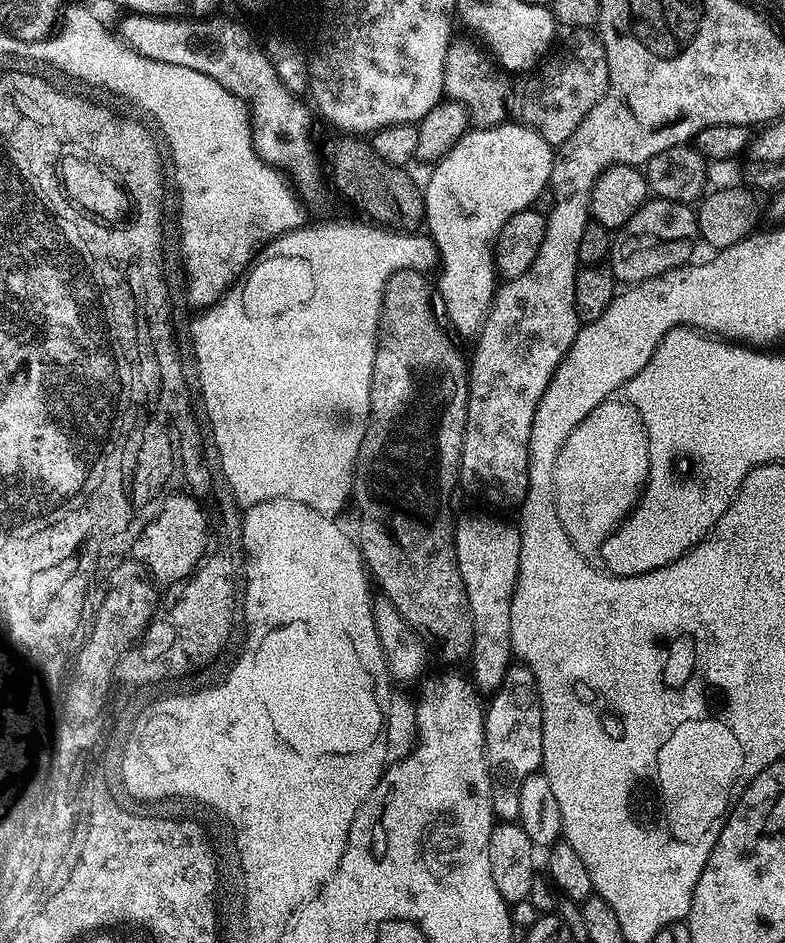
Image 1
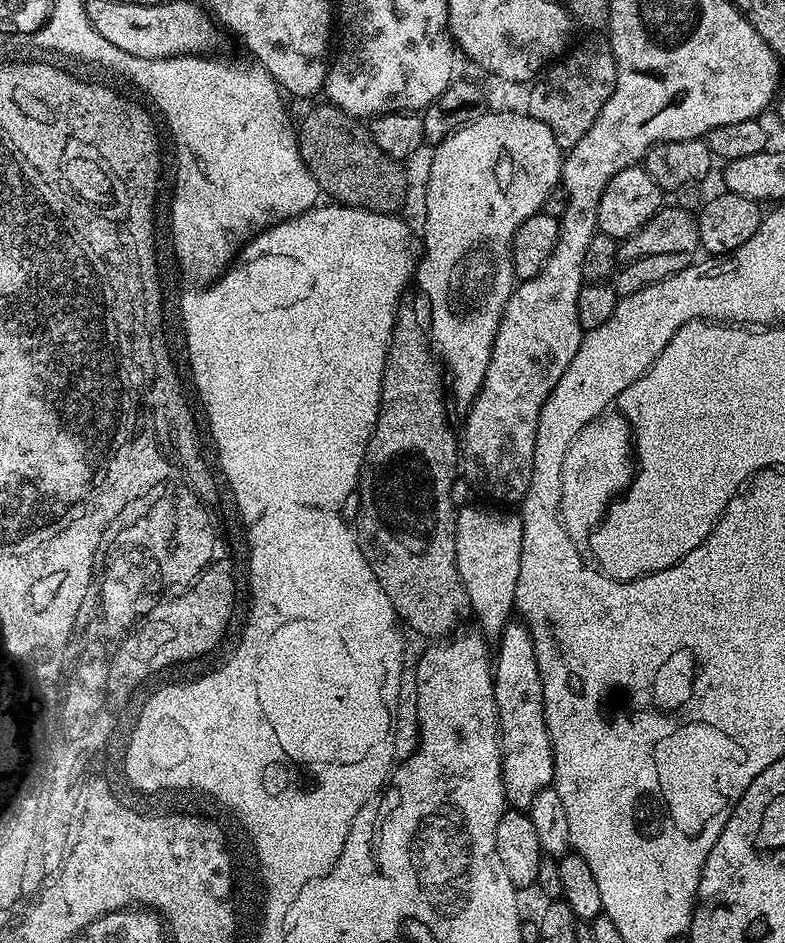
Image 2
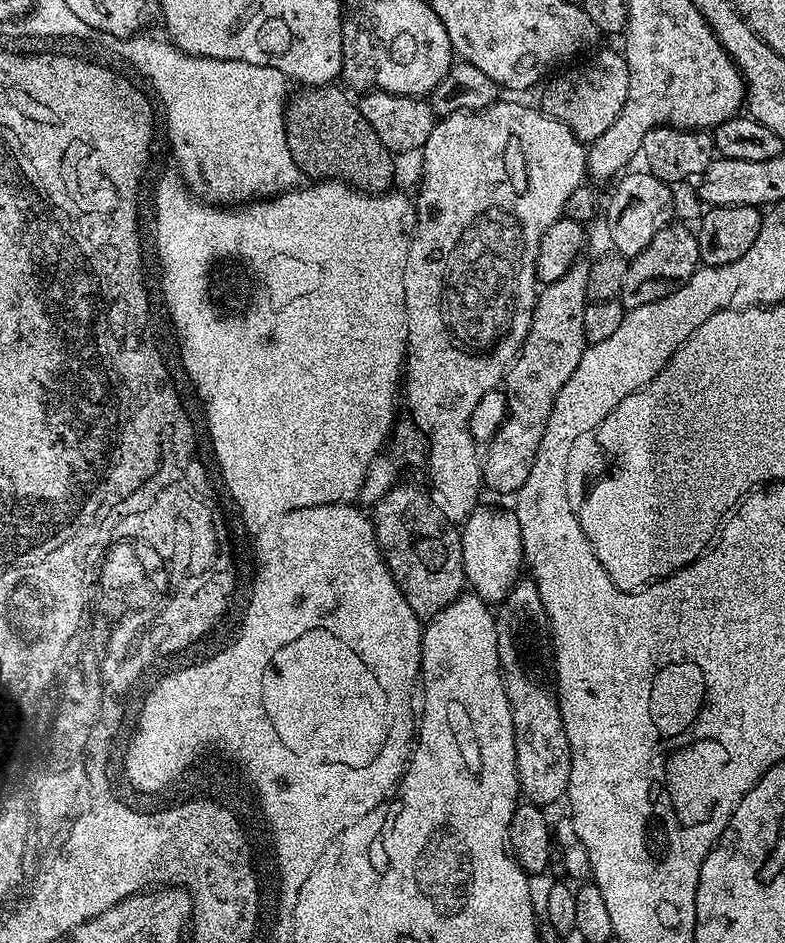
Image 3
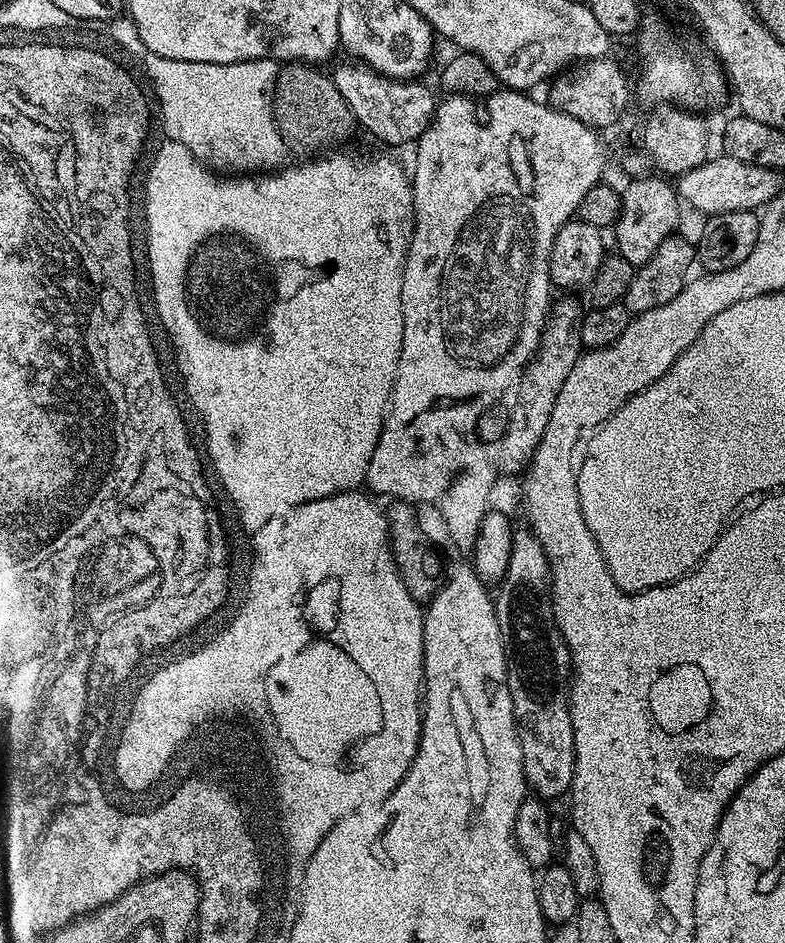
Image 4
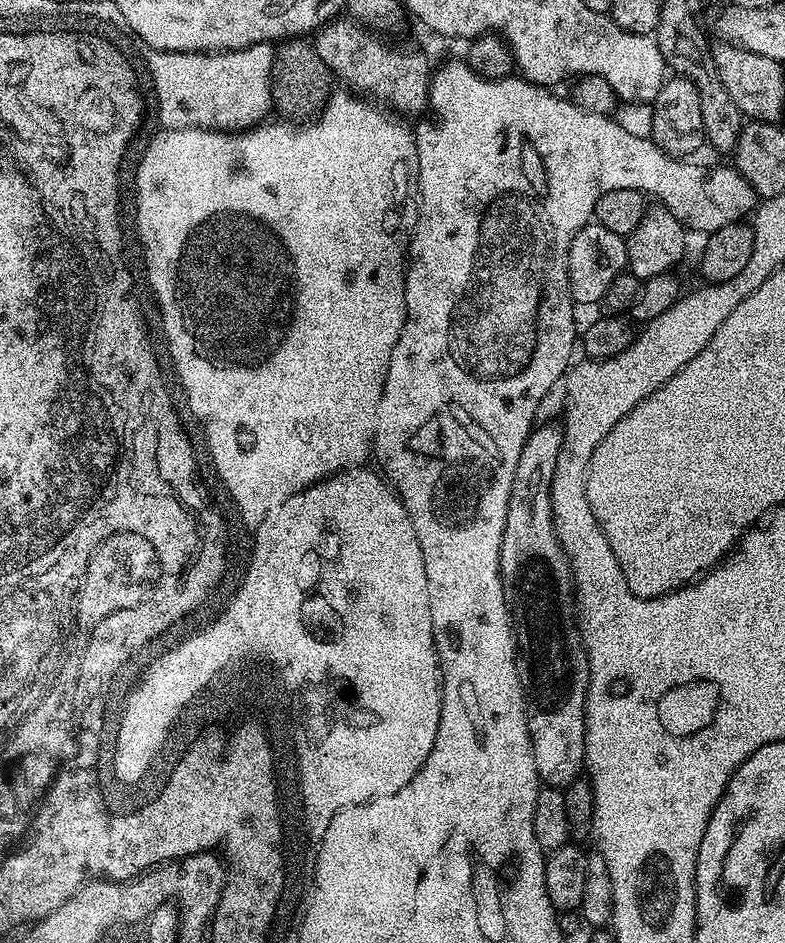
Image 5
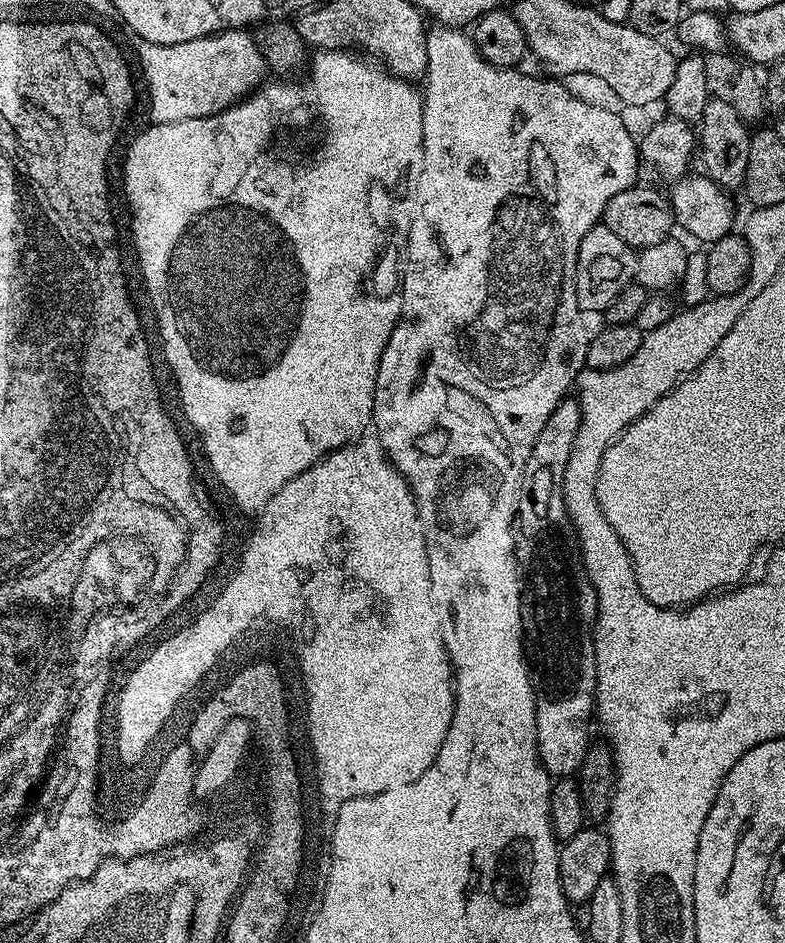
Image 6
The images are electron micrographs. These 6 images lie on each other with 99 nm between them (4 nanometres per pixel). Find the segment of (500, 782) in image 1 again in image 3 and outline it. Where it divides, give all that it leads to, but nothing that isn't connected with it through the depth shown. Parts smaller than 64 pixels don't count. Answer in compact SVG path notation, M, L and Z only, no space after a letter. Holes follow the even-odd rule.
M520 578L508 592L508 596L500 601L495 609L496 629L498 630L498 662L504 678L506 698L510 702L510 714L514 722L514 754L516 760L514 767L518 774L520 791L523 799L529 804L549 806L555 800L565 799L568 783L570 782L570 742L566 738L564 723L560 717L560 707L556 701L555 691L544 685L540 676L535 676L528 669L528 660L520 653L516 640L512 636L540 636L548 632L548 621L544 619L544 607L538 598L538 586L531 579Z

